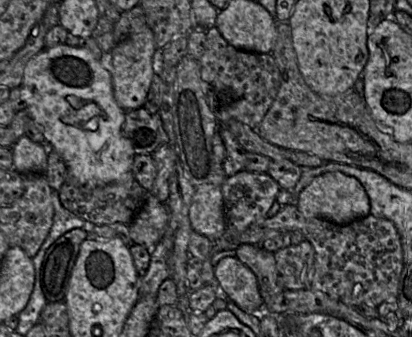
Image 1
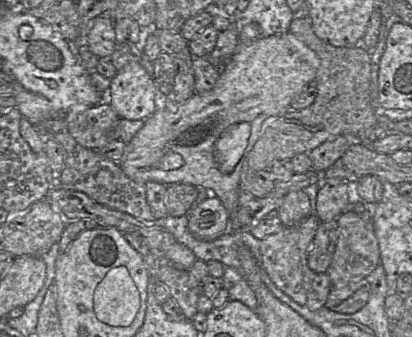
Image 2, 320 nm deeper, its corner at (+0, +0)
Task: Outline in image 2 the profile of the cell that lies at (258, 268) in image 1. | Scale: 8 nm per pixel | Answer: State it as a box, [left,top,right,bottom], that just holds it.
[260,215,332,311]

